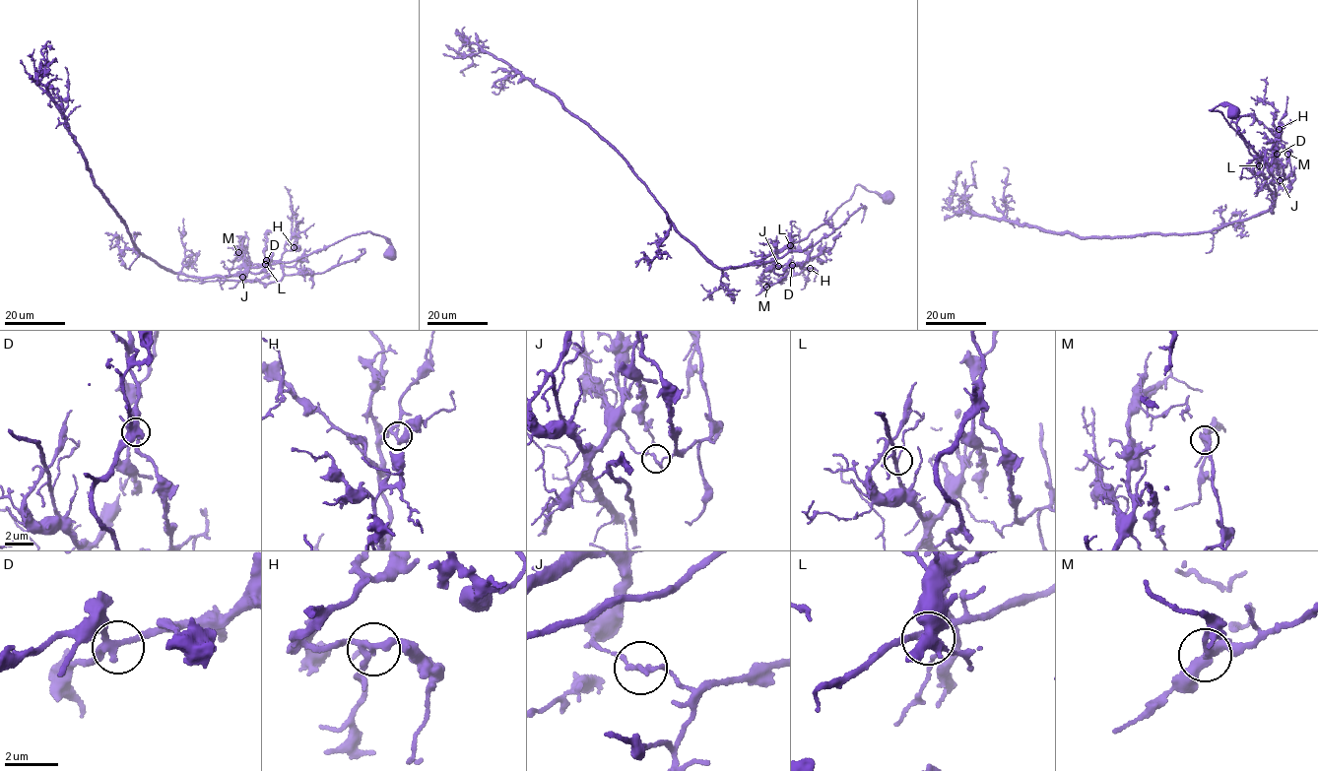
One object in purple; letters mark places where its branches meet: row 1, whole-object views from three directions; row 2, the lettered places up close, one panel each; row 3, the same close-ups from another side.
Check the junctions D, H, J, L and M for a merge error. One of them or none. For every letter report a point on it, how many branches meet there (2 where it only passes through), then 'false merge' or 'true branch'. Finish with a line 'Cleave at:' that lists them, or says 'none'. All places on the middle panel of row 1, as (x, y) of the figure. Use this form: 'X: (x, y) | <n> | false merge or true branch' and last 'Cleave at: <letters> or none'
D: (792, 265) | 3 | true branch
H: (810, 268) | 3 | true branch
J: (778, 266) | 2 | false merge
L: (790, 245) | 3 | true branch
M: (766, 287) | 3 | true branch
Cleave at: J

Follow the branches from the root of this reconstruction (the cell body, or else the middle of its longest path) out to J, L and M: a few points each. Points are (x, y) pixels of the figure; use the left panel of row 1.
J: (389, 254), (385, 237), (367, 231), (290, 263), (246, 270), (243, 267), (239, 272), (242, 277)
L: (389, 254), (386, 255), (386, 251), (390, 244), (385, 237), (367, 231), (352, 235), (290, 263), (265, 264)
M: (389, 254), (385, 237), (367, 231), (290, 263), (243, 267), (239, 272), (246, 280), (246, 262), (238, 252)

